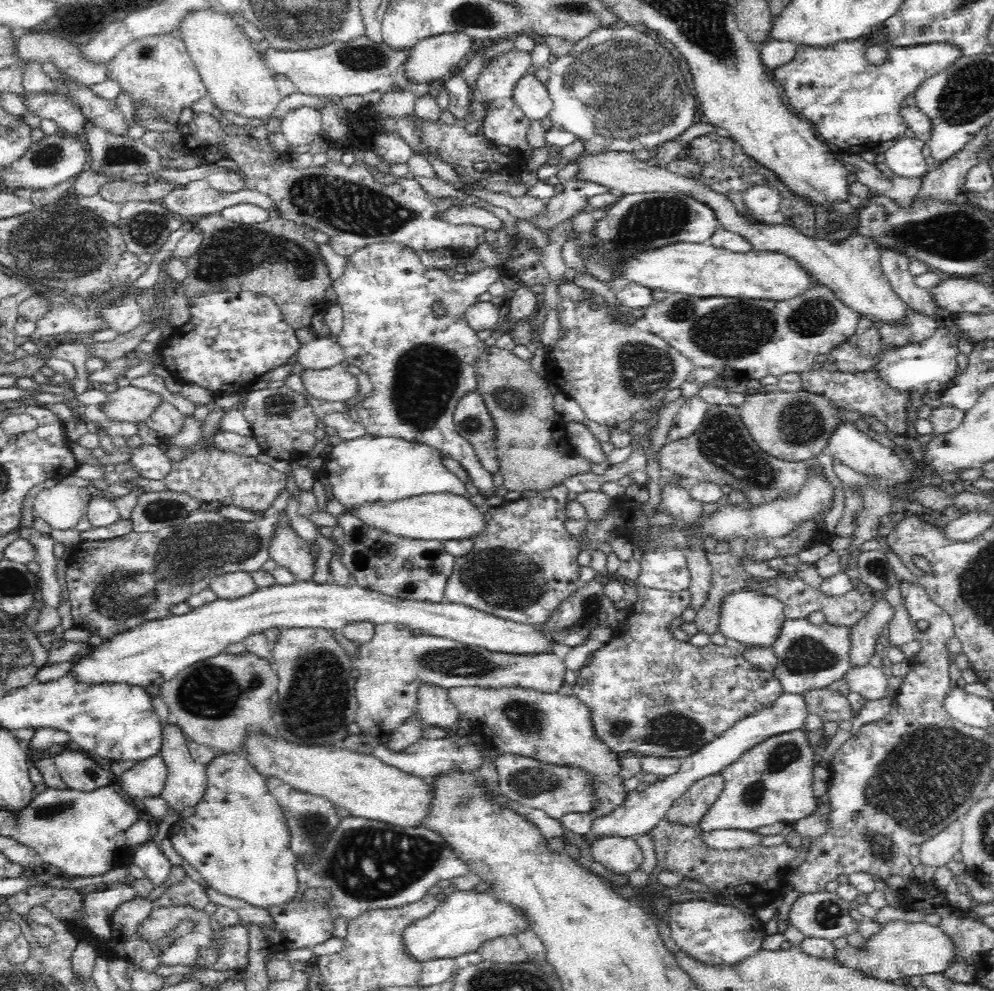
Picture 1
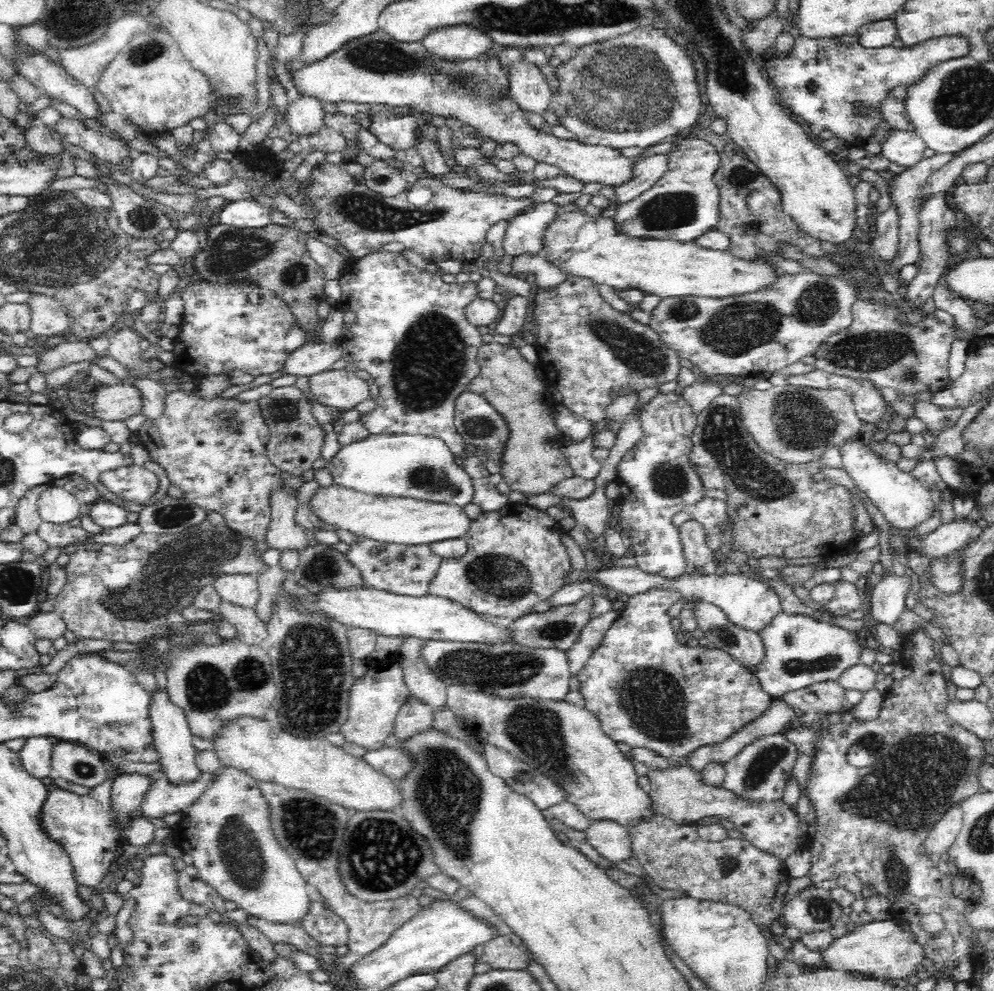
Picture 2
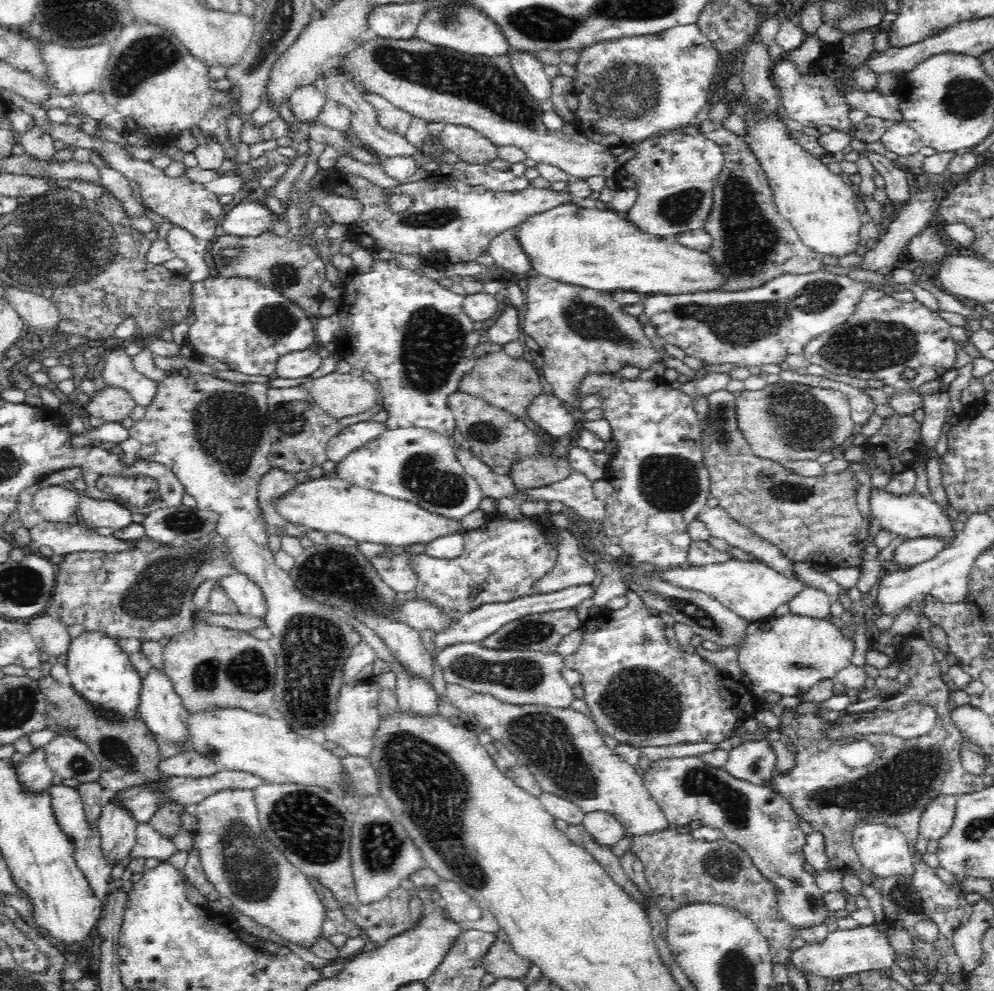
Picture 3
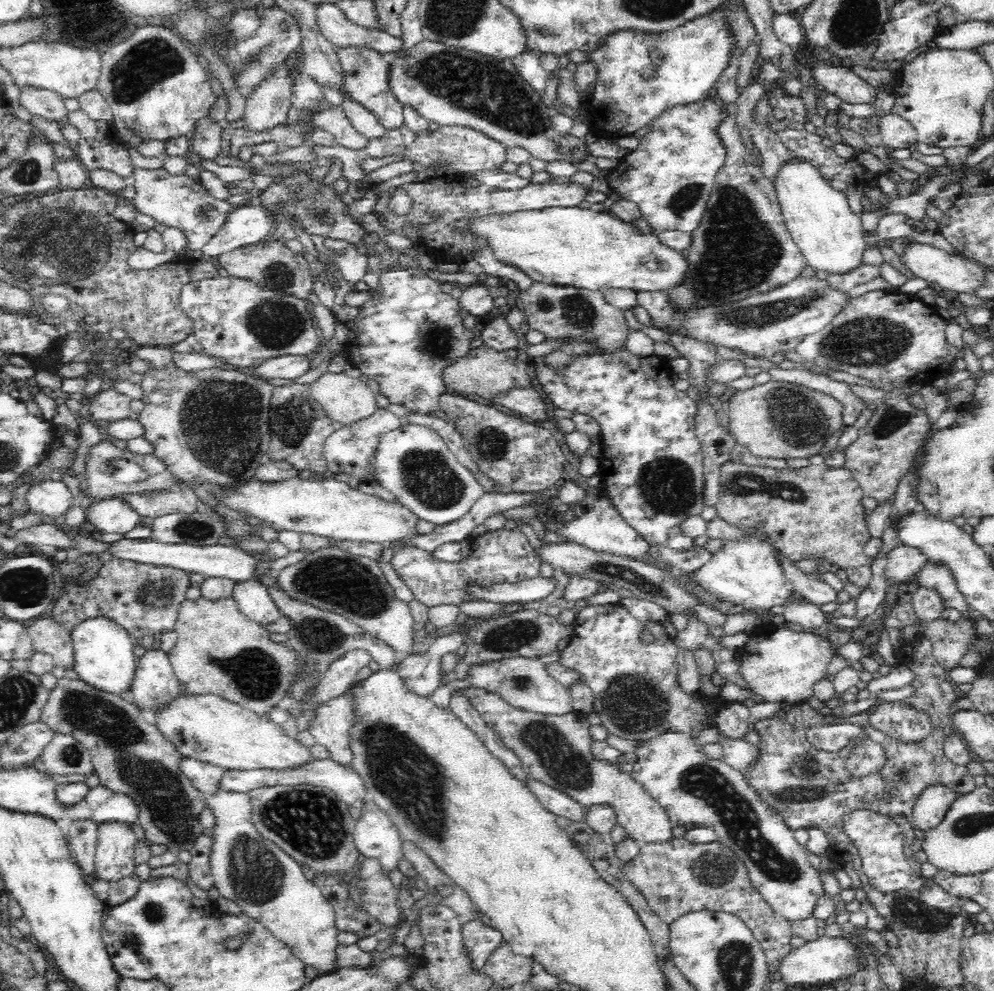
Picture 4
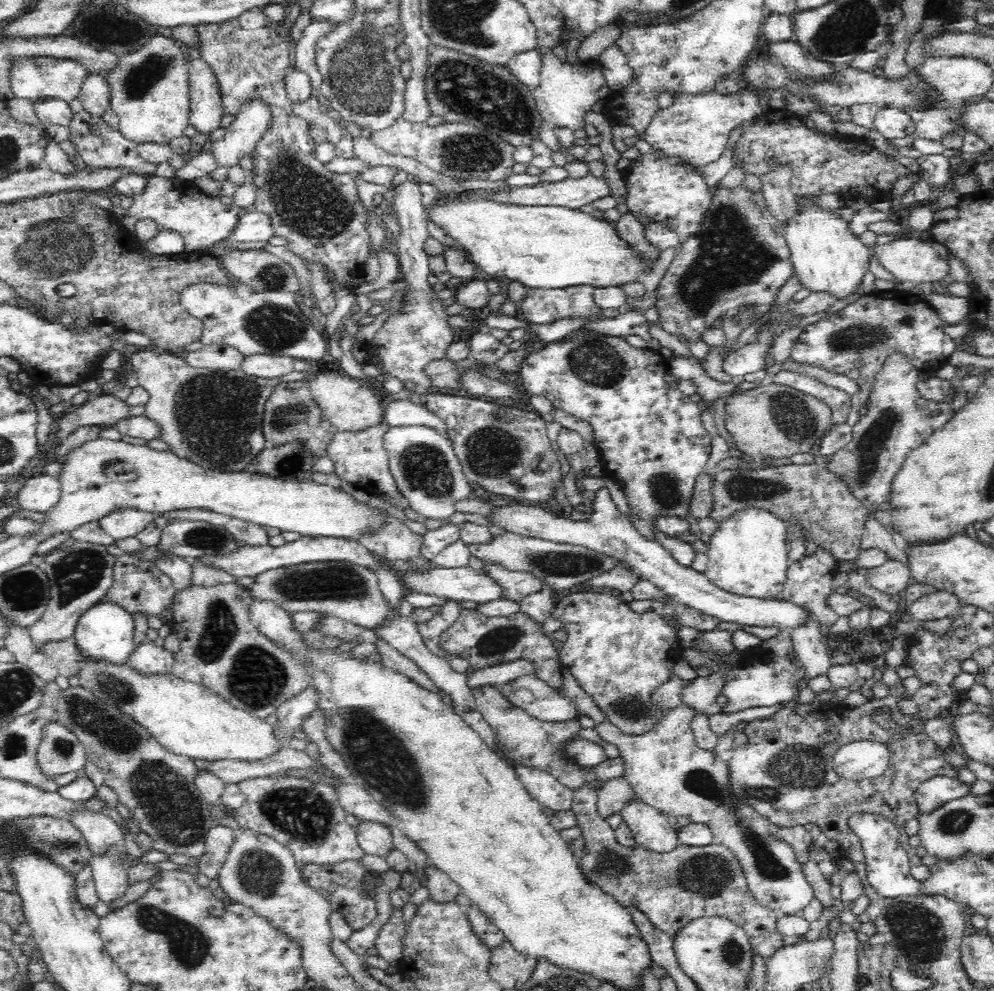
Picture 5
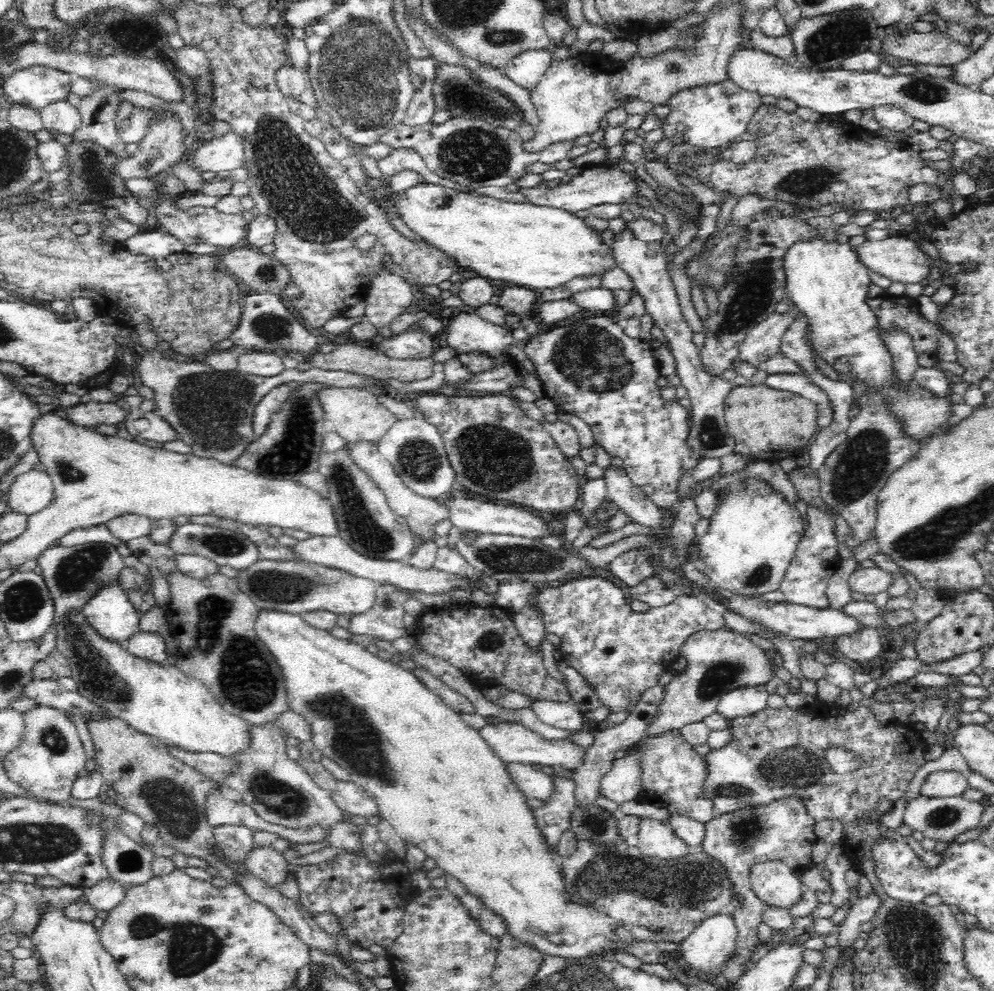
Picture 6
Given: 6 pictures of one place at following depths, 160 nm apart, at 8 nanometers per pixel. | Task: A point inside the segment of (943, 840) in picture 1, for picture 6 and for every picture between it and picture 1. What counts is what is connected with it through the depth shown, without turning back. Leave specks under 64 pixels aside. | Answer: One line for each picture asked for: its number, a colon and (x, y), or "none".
2: (943, 832)
3: (937, 816)
4: (931, 806)
5: (938, 790)
6: (941, 783)

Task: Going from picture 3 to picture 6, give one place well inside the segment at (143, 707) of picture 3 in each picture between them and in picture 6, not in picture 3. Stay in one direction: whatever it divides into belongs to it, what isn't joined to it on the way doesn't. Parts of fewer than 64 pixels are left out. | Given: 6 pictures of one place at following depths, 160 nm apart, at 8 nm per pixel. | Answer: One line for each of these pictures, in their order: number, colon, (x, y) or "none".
4: (154, 682)
5: (148, 657)
6: (145, 644)

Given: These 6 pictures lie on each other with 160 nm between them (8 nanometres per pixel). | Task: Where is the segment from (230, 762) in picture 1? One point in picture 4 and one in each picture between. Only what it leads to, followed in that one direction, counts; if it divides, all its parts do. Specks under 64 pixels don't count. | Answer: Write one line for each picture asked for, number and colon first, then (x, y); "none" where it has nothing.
2: (226, 832)
3: (238, 859)
4: (268, 884)

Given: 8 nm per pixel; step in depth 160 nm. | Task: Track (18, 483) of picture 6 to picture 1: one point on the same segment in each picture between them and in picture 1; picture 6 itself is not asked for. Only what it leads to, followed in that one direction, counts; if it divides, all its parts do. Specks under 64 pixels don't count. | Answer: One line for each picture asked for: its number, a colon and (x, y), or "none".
1: (62, 506)
2: (56, 505)
3: (54, 503)
4: (49, 498)
5: (39, 492)

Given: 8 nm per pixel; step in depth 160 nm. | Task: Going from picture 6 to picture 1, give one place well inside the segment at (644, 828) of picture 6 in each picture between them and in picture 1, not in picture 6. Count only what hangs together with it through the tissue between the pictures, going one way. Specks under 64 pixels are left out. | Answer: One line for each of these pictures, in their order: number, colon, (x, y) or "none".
1: (554, 729)
2: (566, 743)
3: (563, 749)
4: (553, 749)
5: (653, 831)

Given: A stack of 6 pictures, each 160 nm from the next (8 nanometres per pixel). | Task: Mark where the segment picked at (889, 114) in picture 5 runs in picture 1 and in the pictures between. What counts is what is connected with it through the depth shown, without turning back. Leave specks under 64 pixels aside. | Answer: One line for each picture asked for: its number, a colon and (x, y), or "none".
1: (904, 157)
2: (903, 147)
3: (900, 138)
4: (896, 132)

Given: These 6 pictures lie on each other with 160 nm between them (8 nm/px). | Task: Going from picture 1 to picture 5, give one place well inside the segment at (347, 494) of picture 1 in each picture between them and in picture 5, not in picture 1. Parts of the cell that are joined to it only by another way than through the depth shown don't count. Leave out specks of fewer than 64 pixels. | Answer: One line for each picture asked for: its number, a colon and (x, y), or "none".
2: (423, 467)
3: (414, 464)
4: (413, 462)
5: (422, 461)

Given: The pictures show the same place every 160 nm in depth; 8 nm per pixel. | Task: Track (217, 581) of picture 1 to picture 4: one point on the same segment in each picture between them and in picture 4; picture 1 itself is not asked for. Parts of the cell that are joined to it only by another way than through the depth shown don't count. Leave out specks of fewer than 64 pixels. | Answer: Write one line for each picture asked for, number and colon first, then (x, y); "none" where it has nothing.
2: (243, 590)
3: (248, 597)
4: (254, 599)

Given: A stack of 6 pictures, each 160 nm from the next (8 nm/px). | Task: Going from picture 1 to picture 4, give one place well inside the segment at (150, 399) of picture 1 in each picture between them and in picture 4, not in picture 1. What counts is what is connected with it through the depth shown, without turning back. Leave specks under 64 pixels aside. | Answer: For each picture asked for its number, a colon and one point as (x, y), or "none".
2: (114, 402)
3: (112, 404)
4: (108, 405)

